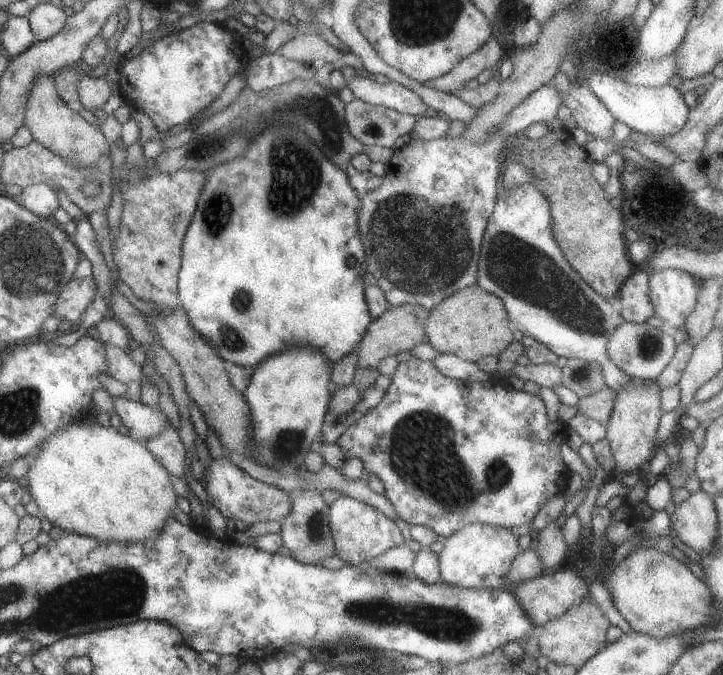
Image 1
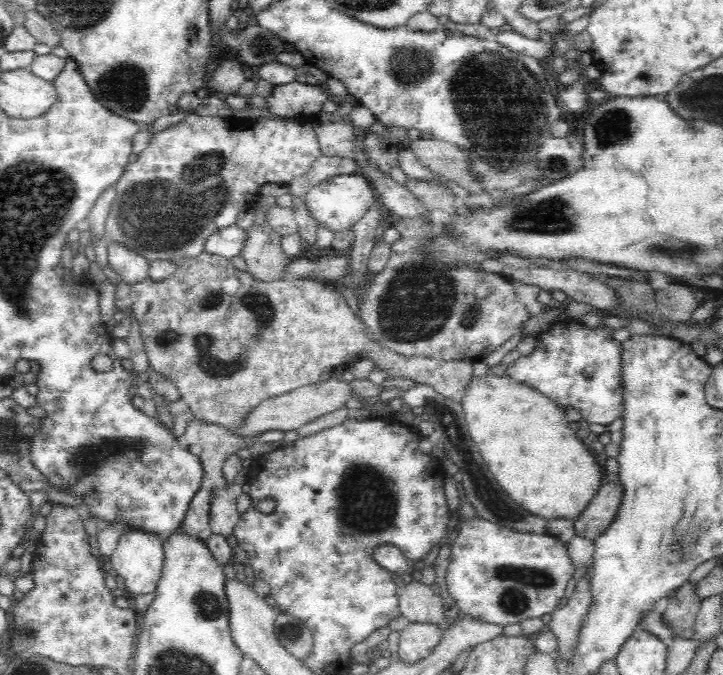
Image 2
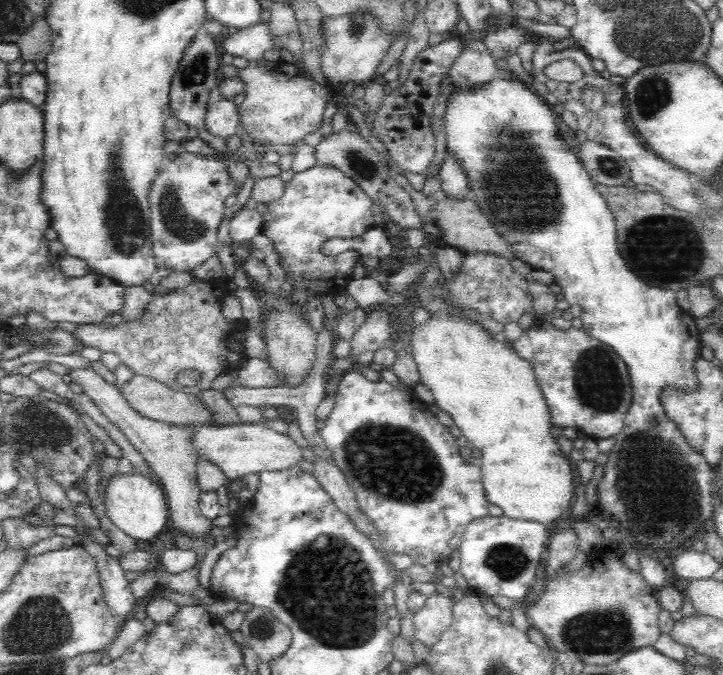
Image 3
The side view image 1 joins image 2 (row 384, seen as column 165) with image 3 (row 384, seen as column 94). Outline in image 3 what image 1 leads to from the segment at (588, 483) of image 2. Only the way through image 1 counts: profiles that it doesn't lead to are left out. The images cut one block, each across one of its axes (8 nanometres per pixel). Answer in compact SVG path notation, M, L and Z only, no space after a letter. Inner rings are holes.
M431 315L430 319L424 325L417 326L416 324L412 324L409 335L411 338L412 356L417 365L421 384L430 390L435 404L442 408L444 412L450 414L452 420L454 420L454 424L461 430L462 436L464 436L474 448L478 448L478 450L482 452L482 457L479 462L481 467L481 481L488 502L500 507L503 515L508 518L539 522L544 526L554 521L559 521L565 513L569 512L574 499L572 468L570 467L570 462L568 462L568 456L566 457L562 452L560 446L558 446L558 441L554 438L552 432L550 432L550 428L553 426L552 419L550 418L550 409L548 409L541 389L537 384L531 363L521 359L519 354L516 354L512 345L504 343L500 337L492 336L492 334L488 333L480 324L470 322L470 320Z

